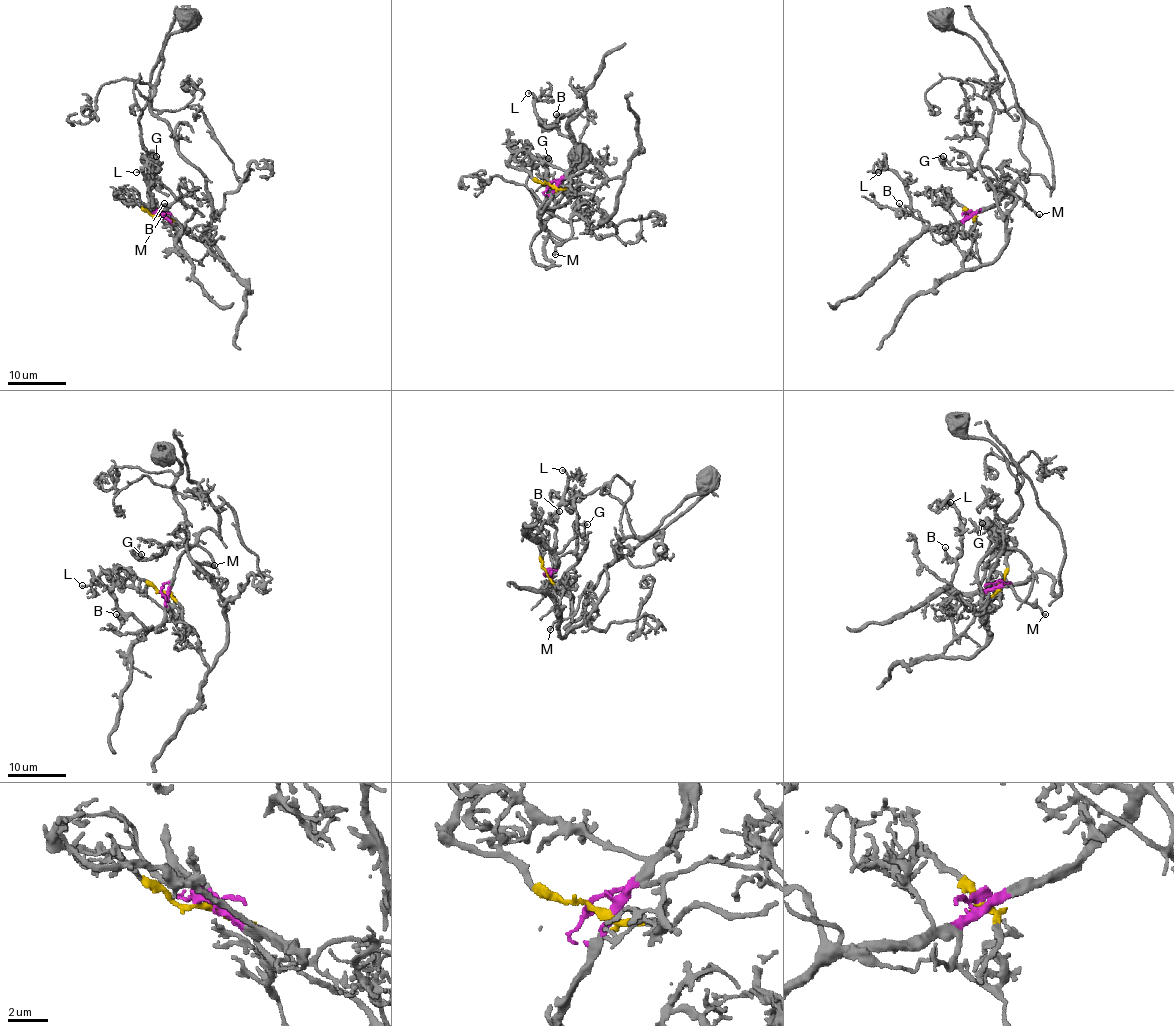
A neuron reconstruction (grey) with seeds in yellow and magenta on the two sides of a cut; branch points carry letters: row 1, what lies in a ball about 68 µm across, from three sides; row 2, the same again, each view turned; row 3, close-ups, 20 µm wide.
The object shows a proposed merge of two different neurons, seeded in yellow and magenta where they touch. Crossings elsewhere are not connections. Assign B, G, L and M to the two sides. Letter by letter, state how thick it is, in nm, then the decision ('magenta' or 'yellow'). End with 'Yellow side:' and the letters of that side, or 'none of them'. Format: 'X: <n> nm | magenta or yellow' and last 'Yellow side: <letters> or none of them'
B: 160 nm | magenta
G: 220 nm | magenta
L: 130 nm | magenta
M: 190 nm | magenta
Yellow side: none of them

